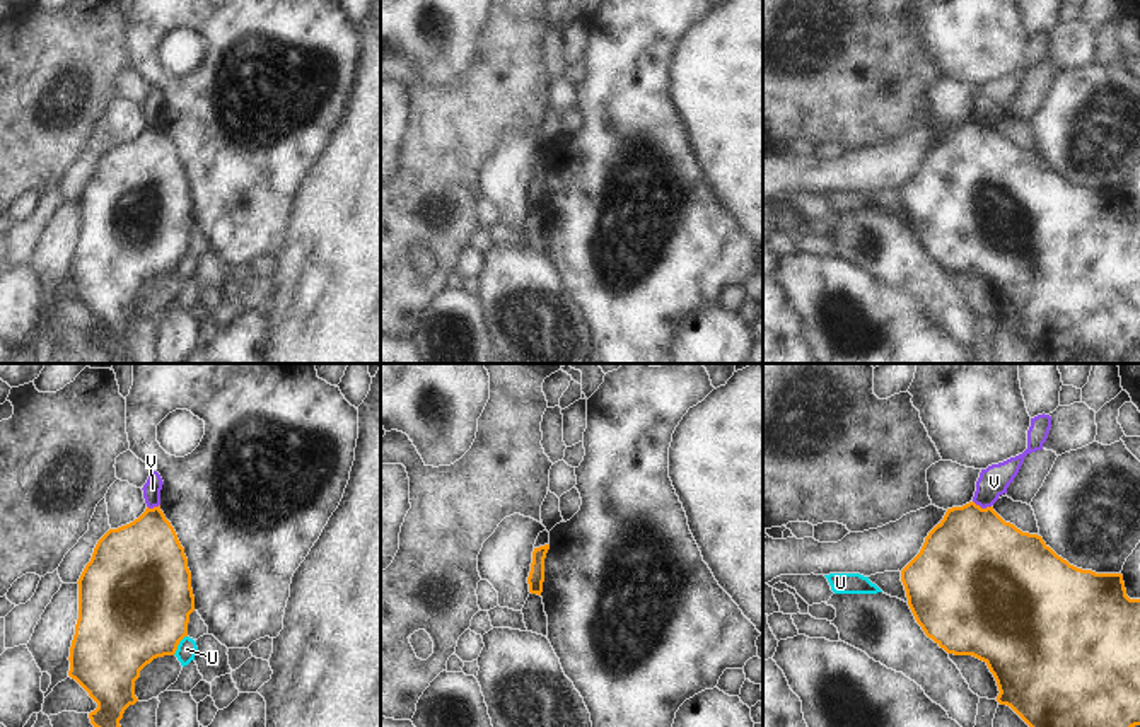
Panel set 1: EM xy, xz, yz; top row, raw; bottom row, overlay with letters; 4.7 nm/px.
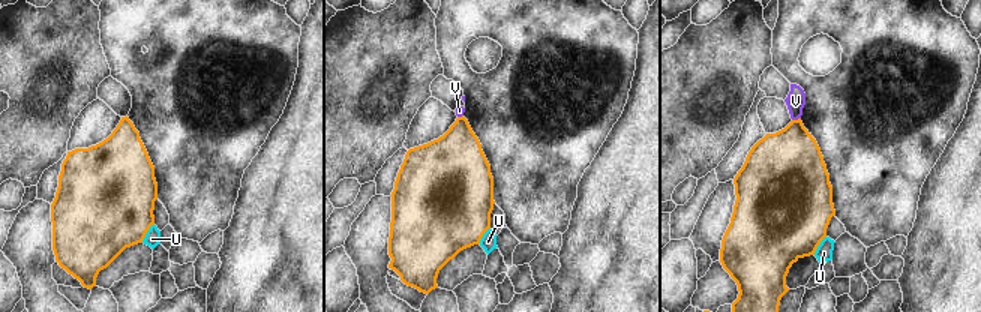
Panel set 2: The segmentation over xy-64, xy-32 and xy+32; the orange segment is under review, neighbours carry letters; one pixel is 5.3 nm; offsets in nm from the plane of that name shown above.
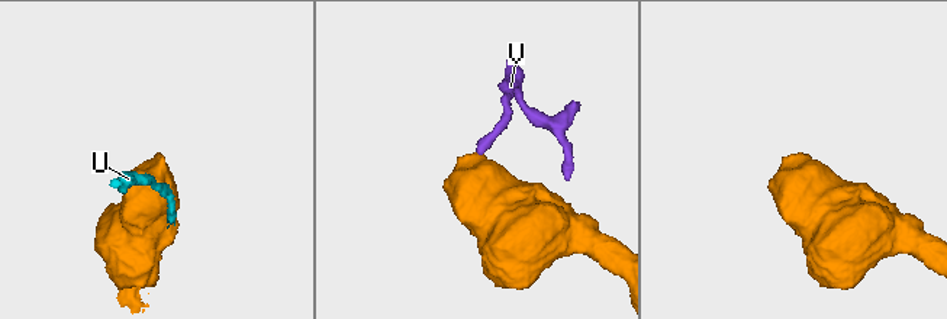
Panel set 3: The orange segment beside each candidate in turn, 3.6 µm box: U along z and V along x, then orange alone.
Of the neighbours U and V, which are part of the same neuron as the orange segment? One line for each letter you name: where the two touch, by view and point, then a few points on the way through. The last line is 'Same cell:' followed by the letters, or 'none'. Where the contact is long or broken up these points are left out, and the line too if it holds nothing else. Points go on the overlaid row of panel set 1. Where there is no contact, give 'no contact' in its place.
Same cell: none

